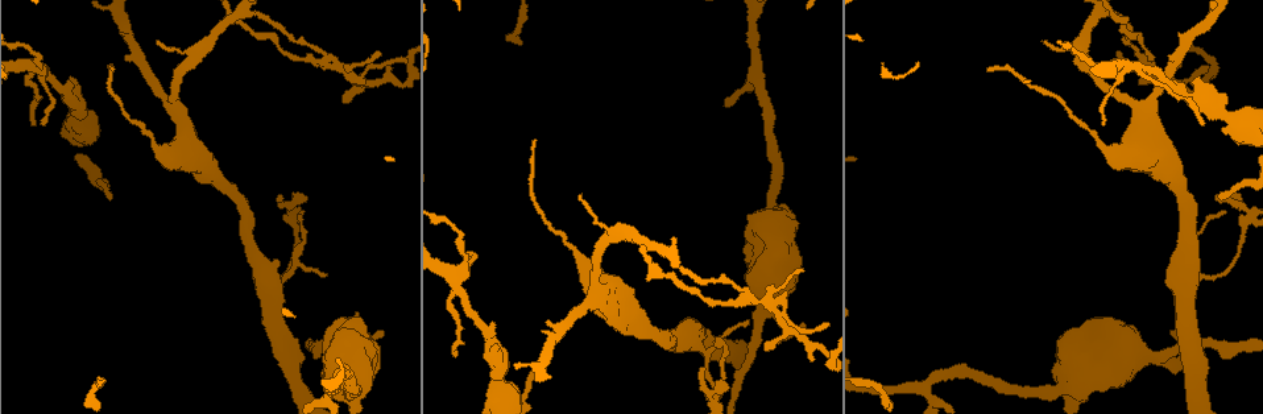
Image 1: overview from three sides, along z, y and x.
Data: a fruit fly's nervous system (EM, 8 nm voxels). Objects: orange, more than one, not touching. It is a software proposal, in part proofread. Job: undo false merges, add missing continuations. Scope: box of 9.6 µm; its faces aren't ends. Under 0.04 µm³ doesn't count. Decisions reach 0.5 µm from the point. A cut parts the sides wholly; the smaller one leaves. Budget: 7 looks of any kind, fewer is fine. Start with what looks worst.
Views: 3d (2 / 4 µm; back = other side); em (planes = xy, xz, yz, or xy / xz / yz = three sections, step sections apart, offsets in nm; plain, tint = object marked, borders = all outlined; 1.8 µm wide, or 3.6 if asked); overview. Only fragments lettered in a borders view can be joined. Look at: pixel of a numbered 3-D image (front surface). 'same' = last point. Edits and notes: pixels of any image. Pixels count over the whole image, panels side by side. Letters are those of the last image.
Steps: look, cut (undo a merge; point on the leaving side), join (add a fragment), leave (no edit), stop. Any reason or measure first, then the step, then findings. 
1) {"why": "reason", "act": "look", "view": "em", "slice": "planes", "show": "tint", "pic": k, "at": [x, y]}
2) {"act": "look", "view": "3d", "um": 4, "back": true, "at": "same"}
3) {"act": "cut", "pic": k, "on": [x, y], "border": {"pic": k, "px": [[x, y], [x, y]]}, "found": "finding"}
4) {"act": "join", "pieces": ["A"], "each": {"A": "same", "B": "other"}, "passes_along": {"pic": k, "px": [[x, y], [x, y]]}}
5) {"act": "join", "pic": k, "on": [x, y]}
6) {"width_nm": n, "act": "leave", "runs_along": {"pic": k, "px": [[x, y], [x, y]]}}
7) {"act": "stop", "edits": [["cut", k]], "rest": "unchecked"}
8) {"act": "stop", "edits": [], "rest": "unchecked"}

{"why": "abrupt turn", "act": "look", "view": "em", "slice": "yz", "step": 16, "show": "borders", "pic": 1, "at": [351, 80]}

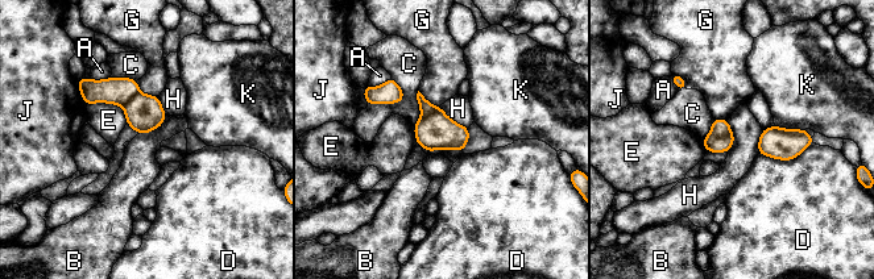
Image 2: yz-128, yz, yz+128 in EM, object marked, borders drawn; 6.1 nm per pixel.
{"width_nm": 90, "act": "leave", "each": {"A": "other", "B": "other", "C": "other", "D": "other", "E": "other", "G": "other", "H": "other", "J": "other", "K": "other"}, "border": {"pic": 2, "px": [[168, 115], [158, 126], [139, 134]]}, "found": "one cell here"}

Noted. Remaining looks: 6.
{"why": "sudden change in width", "act": "look", "view": "3d", "um": 4, "pic": 1, "at": [1222, 115]}

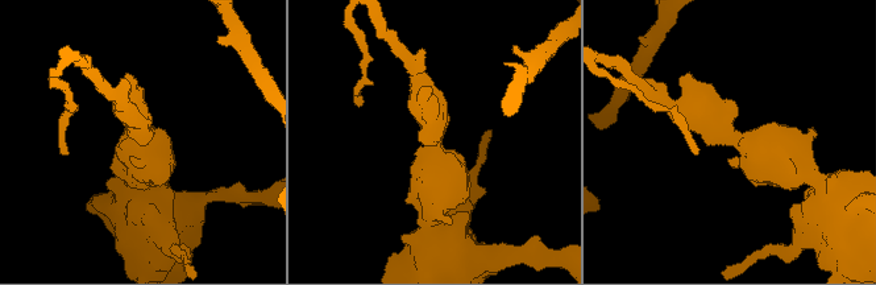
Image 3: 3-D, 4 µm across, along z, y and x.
{"act": "look", "view": "em", "um": 3.6, "slice": "planes", "show": "borders", "pic": 3, "at": [434, 138]}

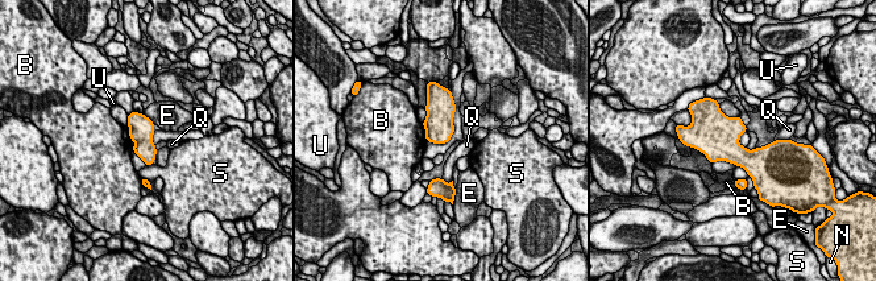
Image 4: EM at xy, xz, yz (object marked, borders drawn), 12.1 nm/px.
{"act": "leave", "each": {"B": "other", "E": "other", "N": "other", "Q": "other", "S": "other", "U": "other"}, "border": {"pic": 4, "px": [[422, 123], [427, 140]]}, "found": "continuous, no second cell"}

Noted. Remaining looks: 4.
{"why": "sudden change in width", "act": "look", "view": "3d", "um": 2, "pic": 1, "at": [34, 67]}

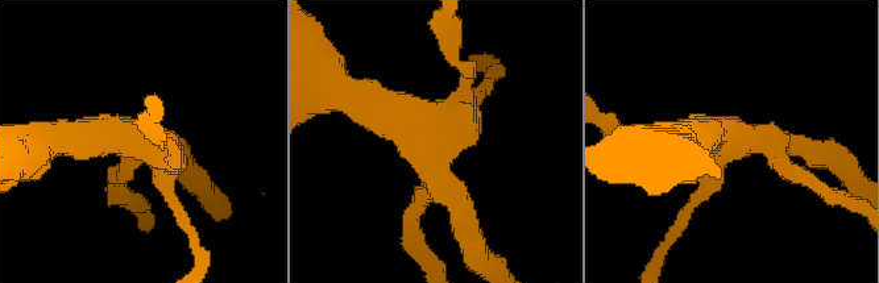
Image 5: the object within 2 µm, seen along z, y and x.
{"act": "look", "view": "em", "slice": "xz", "step": 4, "show": "tint", "pic": 5, "at": [735, 139]}

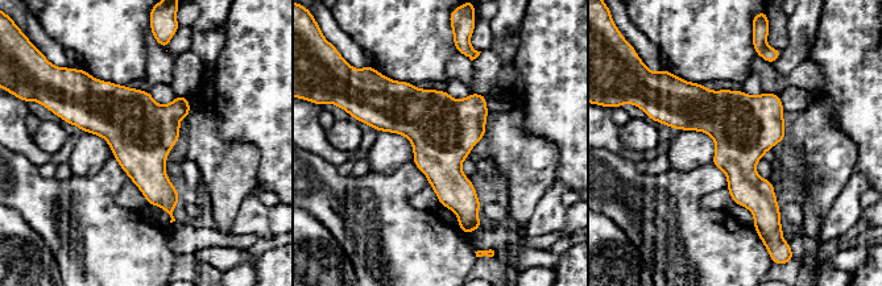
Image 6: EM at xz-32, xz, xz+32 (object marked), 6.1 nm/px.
{"act": "look", "view": "em", "slice": "planes", "show": "borders", "at": "same"}

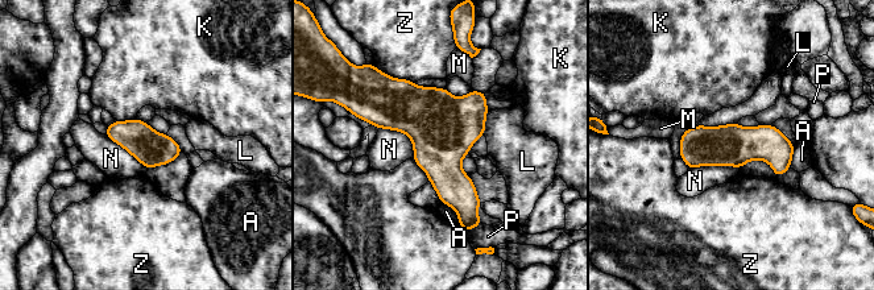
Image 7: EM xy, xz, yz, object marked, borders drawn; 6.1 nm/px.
{"width_nm": 220, "act": "leave", "each": {"A": "other", "K": "other", "L": "other", "M": "other", "N": "other", "P": "other", "Z": "other"}, "border": {"pic": 7, "px": [[378, 128], [402, 131], [413, 158]]}, "found": "continuous, no second cell"}

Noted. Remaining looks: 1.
{"act": "stop", "edits": [], "rest": "unchecked"}

